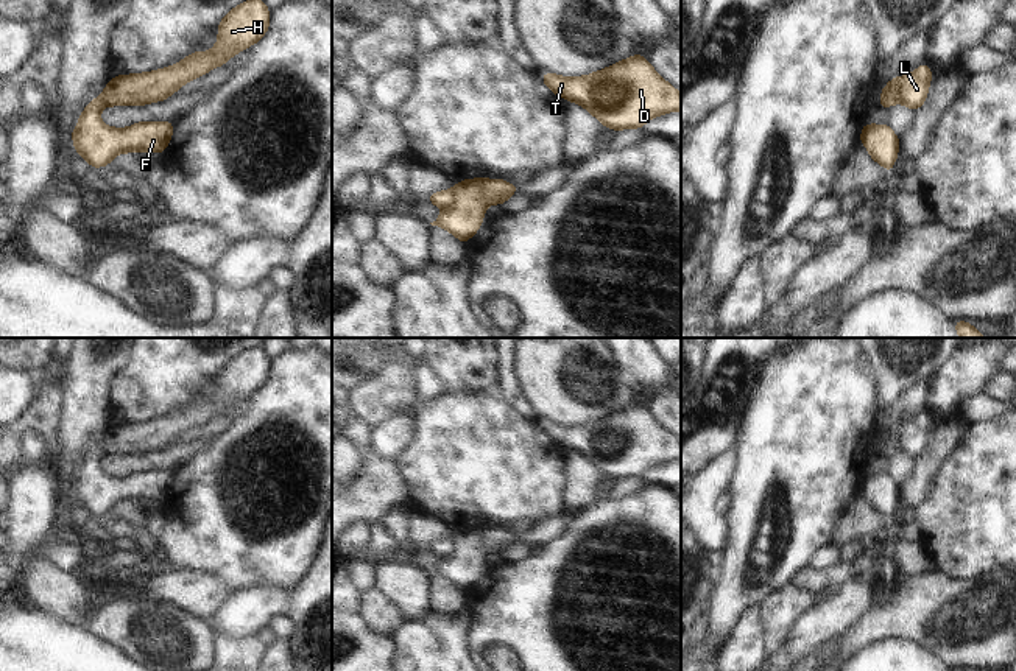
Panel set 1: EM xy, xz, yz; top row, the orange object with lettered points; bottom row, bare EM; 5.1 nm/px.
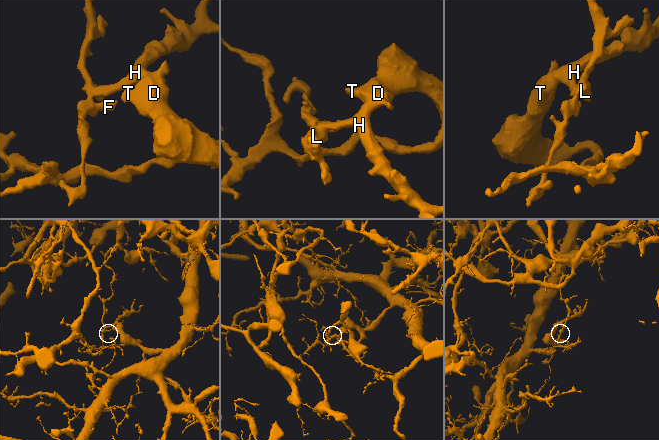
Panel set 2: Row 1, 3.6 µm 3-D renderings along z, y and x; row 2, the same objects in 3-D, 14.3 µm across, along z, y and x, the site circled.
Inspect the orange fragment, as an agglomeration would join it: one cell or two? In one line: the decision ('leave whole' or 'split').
split

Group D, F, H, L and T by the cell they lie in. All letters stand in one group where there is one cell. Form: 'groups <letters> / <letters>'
groups D H L T / F

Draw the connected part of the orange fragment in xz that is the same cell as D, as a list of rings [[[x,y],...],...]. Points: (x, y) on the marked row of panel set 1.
[[[640,53],[587,76],[542,73],[542,81],[614,131],[642,129],[650,118],[681,111],[681,93]]]

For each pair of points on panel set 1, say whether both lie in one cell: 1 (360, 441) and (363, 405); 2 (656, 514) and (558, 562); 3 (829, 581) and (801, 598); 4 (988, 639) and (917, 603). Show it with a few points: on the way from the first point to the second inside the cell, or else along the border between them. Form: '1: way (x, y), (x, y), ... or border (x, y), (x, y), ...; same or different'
1: border (352, 416), (359, 418), (370, 428); different
2: way (631, 522), (592, 526), (582, 537); same
3: border (787, 586), (804, 587), (812, 592), (828, 592); different
4: way (971, 623), (934, 611); same

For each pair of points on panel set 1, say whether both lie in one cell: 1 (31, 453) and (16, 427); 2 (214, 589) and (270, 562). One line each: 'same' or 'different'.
1: different
2: different

